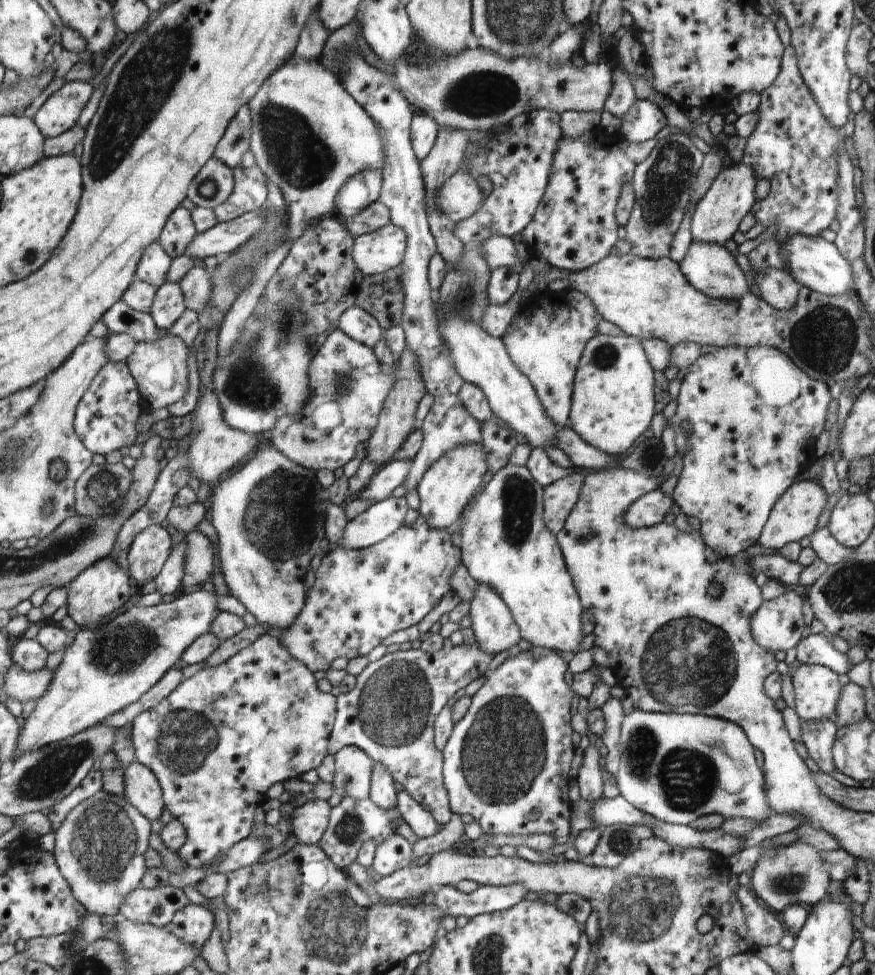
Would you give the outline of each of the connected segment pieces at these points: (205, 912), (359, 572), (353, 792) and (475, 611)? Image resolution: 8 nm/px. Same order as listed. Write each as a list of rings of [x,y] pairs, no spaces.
[[[198,904],[187,905],[174,918],[173,932],[187,944],[204,947],[216,928],[216,916],[210,908]]]
[[[420,515],[413,527],[404,525],[395,535],[388,536],[388,539],[371,548],[332,549],[324,556],[322,564],[316,570],[316,582],[308,596],[307,606],[286,631],[277,634],[280,644],[295,660],[306,665],[312,673],[318,670],[326,672],[335,659],[344,656],[350,660],[362,654],[368,654],[392,632],[406,629],[410,624],[418,625],[418,622],[421,622],[436,606],[434,570],[452,568],[454,574],[454,568],[458,568],[462,562],[462,552],[451,540],[452,531],[432,529]]]
[[[353,745],[345,747],[334,756],[336,766],[335,780],[332,782],[334,793],[340,795],[342,799],[345,797],[355,800],[368,799],[374,761],[364,750]]]
[[[479,584],[471,602],[472,631],[480,649],[495,656],[522,639],[511,611],[494,588]]]

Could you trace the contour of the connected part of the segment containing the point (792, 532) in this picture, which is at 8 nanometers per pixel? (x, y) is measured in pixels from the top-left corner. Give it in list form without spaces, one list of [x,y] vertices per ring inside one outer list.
[[[811,479],[802,480],[792,484],[788,490],[784,492],[784,495],[774,504],[772,513],[758,538],[759,544],[764,546],[766,551],[780,552],[784,547],[787,547],[789,543],[800,543],[802,538],[808,538],[819,527],[818,516],[822,513],[822,506],[826,506],[828,498],[826,498],[826,492],[820,484],[812,482]]]

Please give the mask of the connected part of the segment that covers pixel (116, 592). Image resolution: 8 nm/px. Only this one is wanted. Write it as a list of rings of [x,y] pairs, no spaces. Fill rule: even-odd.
[[[109,557],[85,571],[69,588],[69,615],[79,626],[96,626],[122,606],[137,599],[132,592],[132,577],[116,560]]]

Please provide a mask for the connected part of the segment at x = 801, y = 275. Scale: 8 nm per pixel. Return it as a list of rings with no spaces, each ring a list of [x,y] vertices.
[[[795,235],[787,239],[783,245],[787,257],[788,272],[801,286],[810,288],[822,295],[844,295],[855,290],[855,276],[850,260],[844,257],[834,243],[827,242],[822,237]]]

